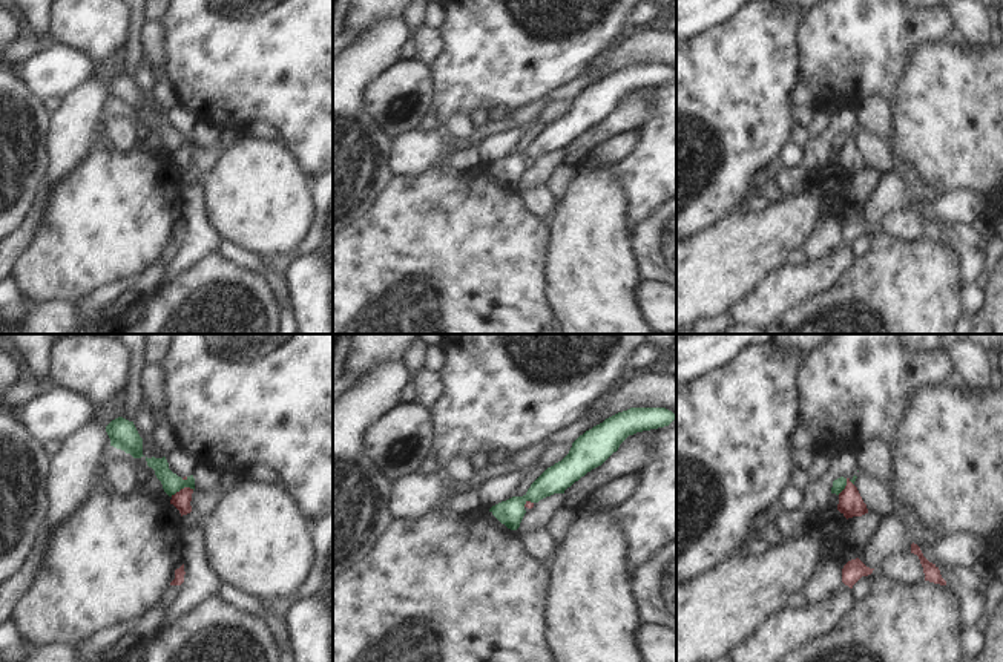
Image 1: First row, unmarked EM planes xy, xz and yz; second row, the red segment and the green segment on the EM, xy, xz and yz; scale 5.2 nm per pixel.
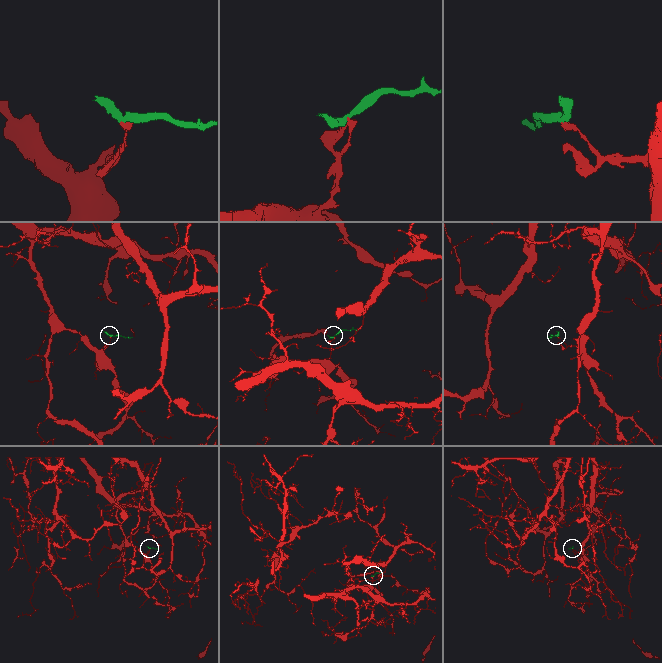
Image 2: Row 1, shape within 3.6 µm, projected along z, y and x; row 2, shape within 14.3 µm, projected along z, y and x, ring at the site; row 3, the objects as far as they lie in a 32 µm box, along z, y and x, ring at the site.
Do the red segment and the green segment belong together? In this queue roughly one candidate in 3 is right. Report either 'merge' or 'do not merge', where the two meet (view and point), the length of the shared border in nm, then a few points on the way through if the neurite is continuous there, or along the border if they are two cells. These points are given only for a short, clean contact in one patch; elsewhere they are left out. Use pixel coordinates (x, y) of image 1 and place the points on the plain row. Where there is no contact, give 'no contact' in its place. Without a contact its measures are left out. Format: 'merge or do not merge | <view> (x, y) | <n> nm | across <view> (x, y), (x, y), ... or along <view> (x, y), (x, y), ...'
do not merge | xy (181, 146) | 130 nm | along xy (194, 146), (183, 144), (171, 152)

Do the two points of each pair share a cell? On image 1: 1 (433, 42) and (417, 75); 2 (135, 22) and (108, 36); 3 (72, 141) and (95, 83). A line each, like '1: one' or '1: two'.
1: two
2: two
3: one

